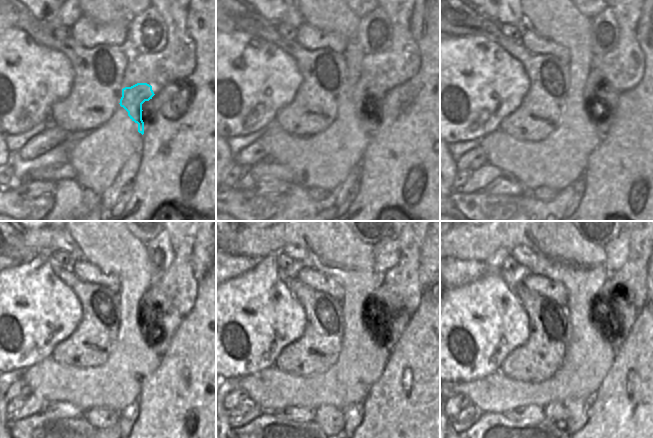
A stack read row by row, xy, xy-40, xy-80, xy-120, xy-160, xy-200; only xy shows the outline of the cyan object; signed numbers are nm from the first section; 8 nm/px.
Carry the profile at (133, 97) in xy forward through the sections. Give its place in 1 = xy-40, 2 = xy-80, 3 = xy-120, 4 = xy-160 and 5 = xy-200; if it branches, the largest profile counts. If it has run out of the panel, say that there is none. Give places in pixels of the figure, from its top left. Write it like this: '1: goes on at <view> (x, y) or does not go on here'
1: goes on at xy-40 (365, 91)
2: goes on at xy-80 (592, 87)
3: goes on at xy-120 (154, 294)
4: goes on at xy-160 (380, 295)
5: goes on at xy-200 (610, 293)

